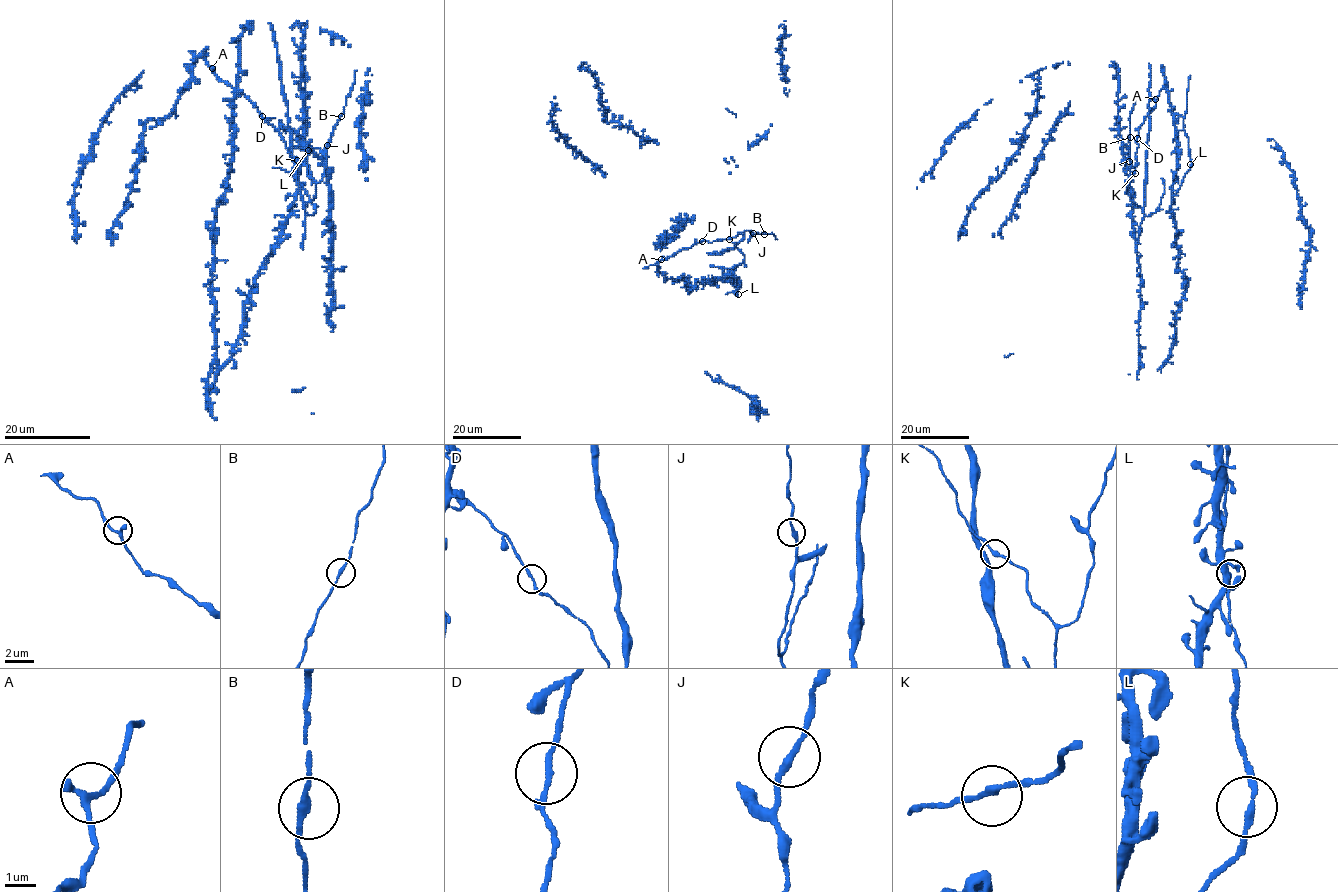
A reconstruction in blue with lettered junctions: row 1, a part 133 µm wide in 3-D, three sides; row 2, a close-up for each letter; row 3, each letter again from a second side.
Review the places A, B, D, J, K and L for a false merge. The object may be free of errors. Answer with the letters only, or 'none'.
none

